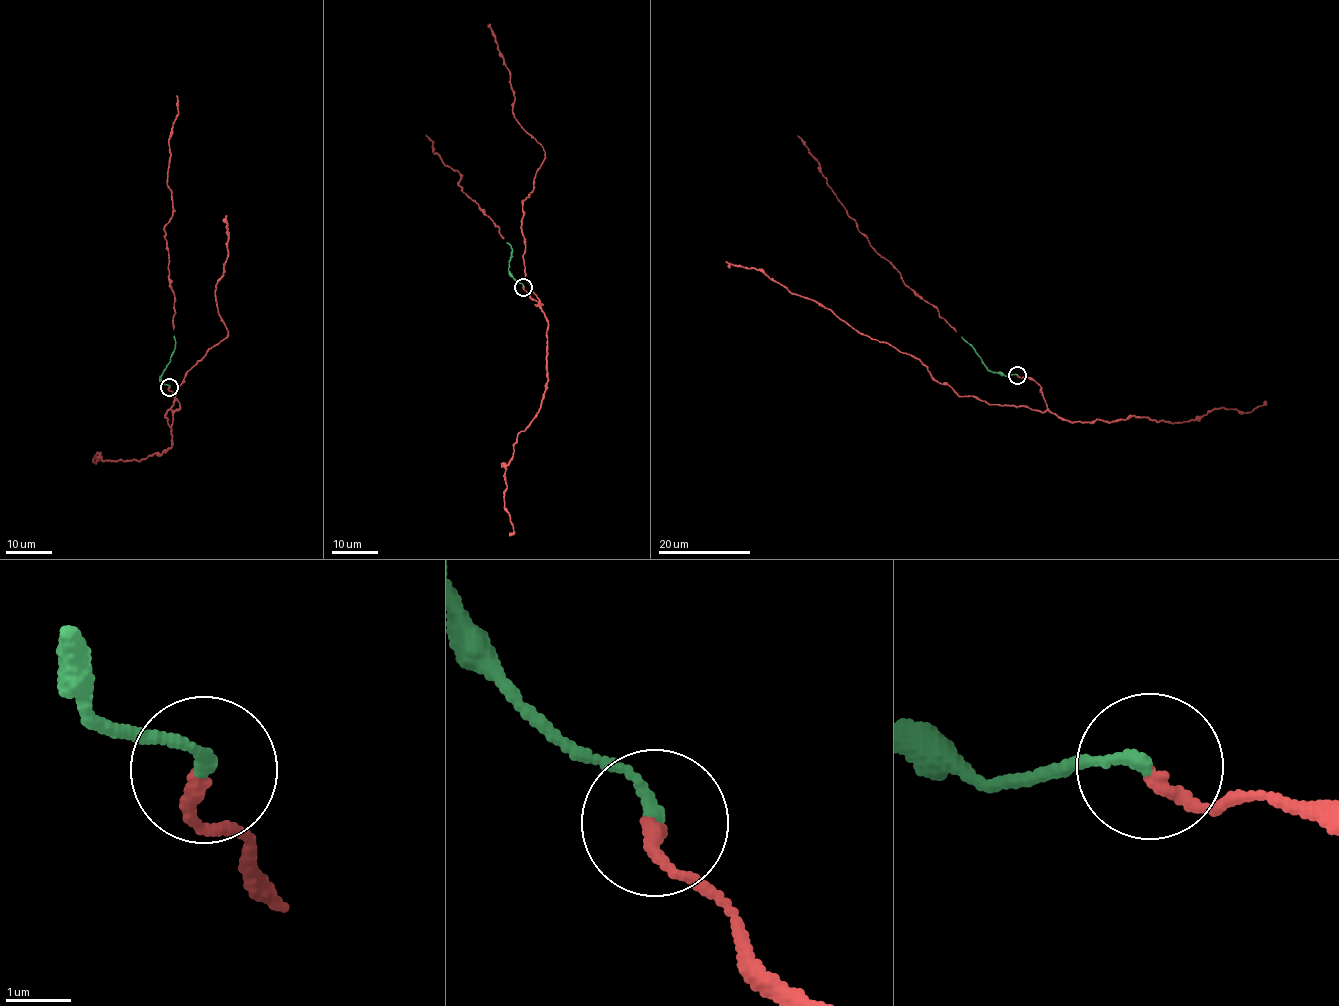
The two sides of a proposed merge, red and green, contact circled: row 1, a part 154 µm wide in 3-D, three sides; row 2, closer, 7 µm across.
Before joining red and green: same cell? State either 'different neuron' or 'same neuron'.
same neuron

